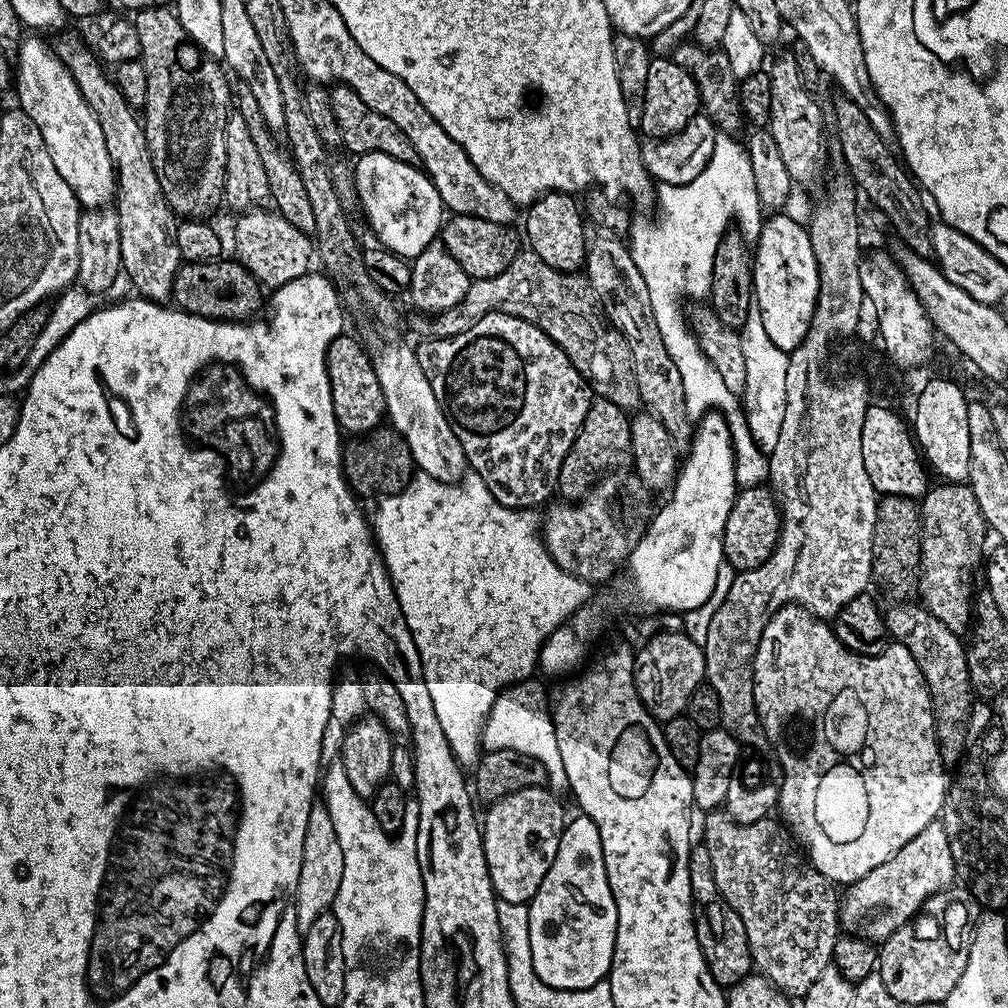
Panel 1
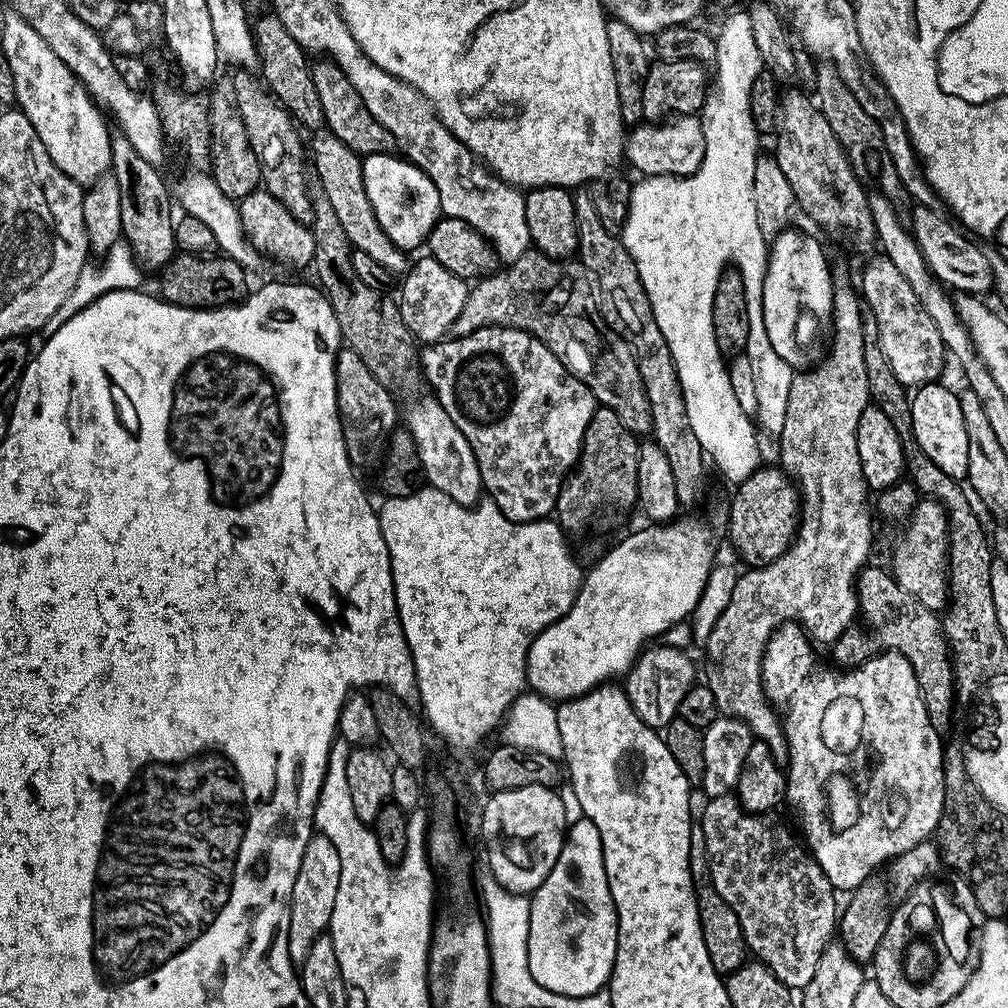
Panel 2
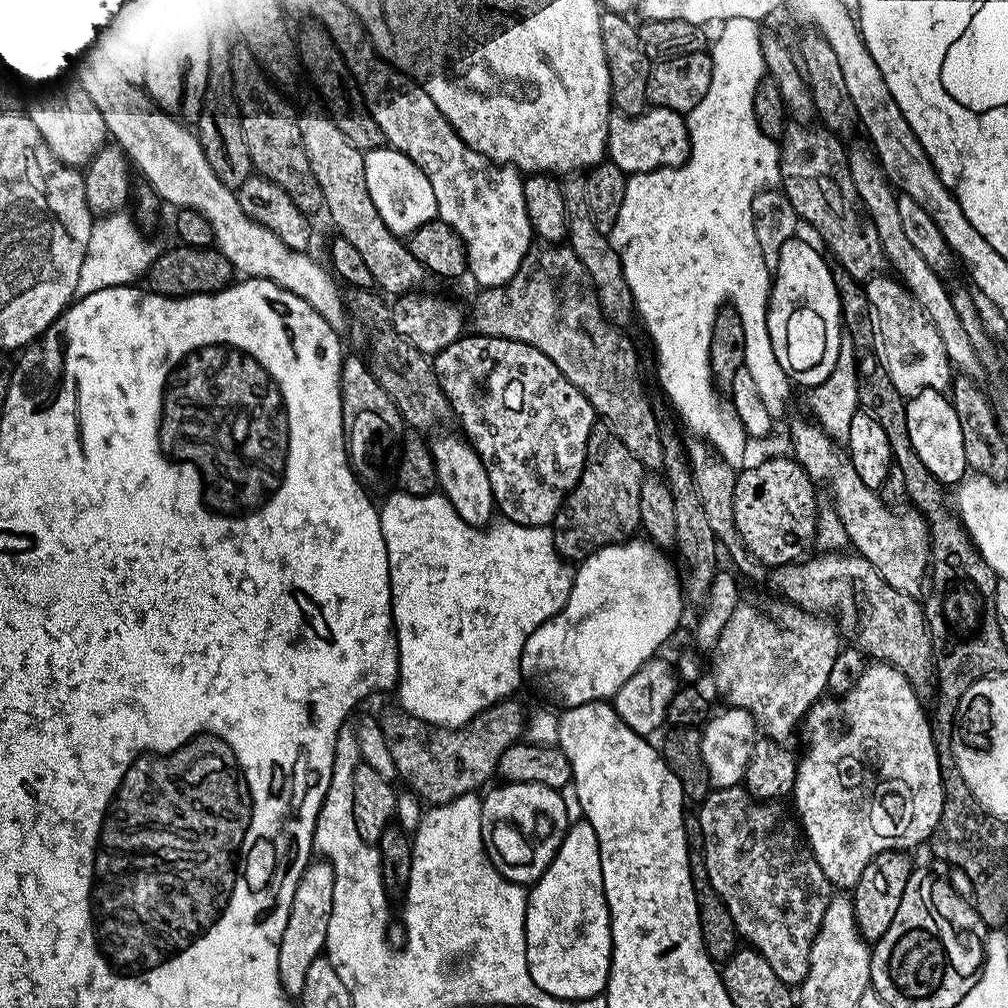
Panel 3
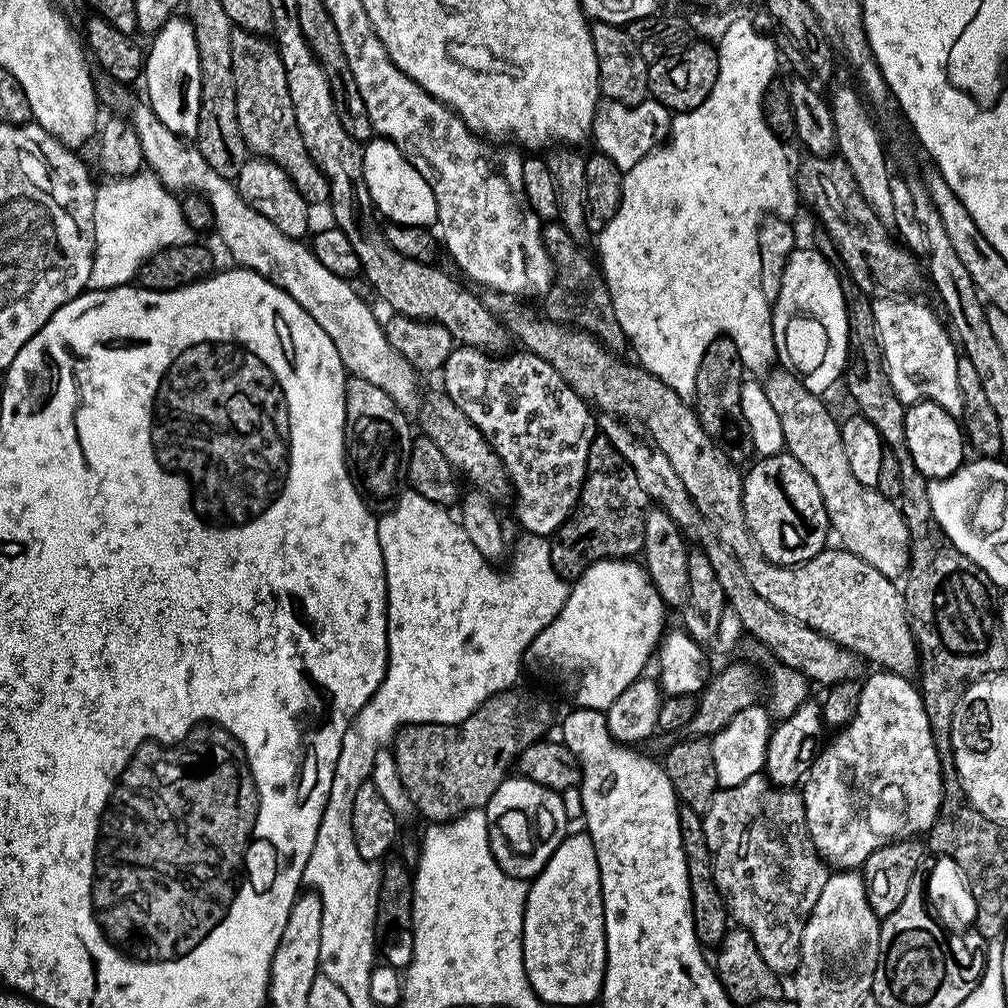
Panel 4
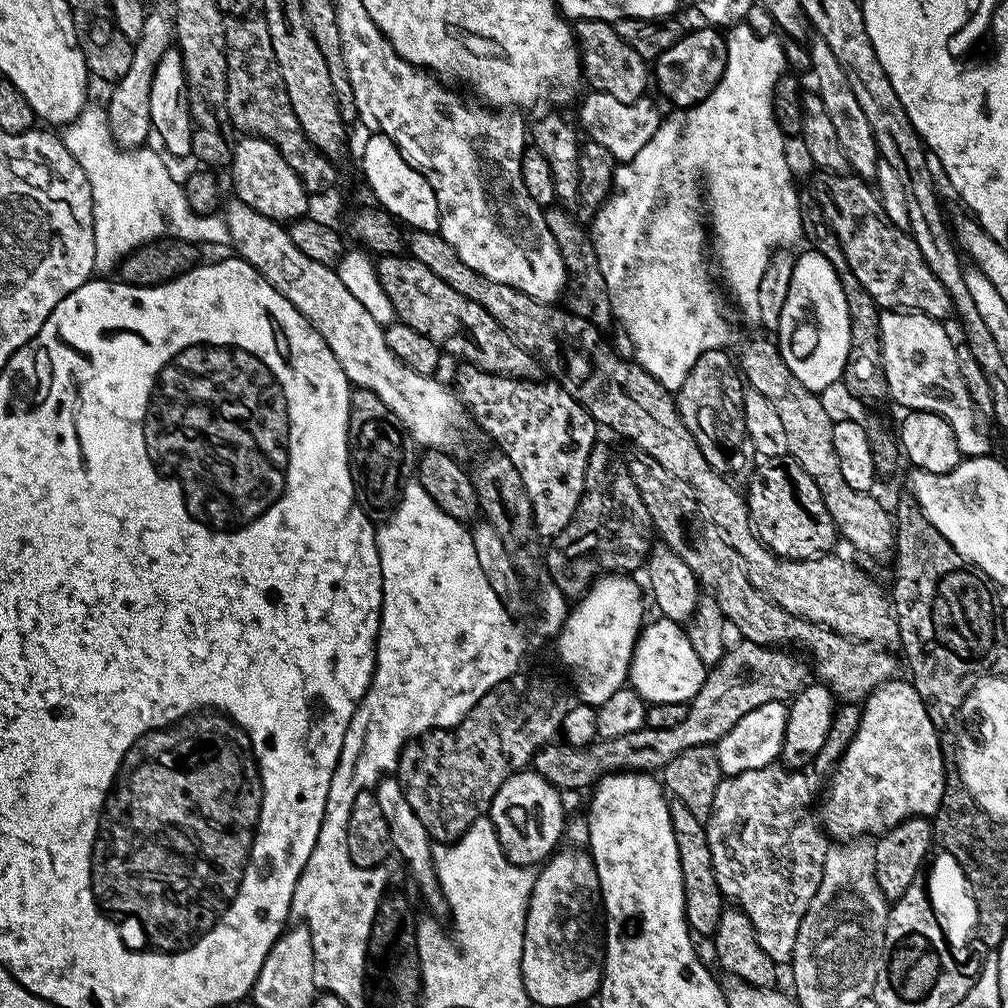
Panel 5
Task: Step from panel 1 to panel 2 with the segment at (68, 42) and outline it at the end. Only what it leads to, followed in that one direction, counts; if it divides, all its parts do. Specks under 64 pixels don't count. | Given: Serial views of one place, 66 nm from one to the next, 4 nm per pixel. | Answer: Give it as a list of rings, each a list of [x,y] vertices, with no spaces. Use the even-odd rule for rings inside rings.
[[[123,134],[112,136],[111,175],[116,177],[118,190],[122,194],[122,222],[120,231],[123,239],[132,247],[136,260],[145,269],[159,270],[172,261],[178,249],[174,238],[173,201],[170,199],[170,188],[164,185],[160,170],[146,162]]]

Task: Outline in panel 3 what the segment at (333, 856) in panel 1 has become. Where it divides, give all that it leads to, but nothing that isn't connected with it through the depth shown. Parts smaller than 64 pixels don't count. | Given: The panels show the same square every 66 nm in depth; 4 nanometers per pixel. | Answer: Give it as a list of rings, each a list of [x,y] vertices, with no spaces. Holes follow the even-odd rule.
[[[316,858],[305,868],[298,886],[294,890],[294,902],[290,906],[290,914],[286,922],[286,930],[282,930],[282,942],[278,946],[278,978],[282,982],[289,997],[299,997],[302,986],[306,983],[306,974],[314,958],[324,952],[326,930],[330,927],[330,914],[334,906],[334,870],[323,858]]]

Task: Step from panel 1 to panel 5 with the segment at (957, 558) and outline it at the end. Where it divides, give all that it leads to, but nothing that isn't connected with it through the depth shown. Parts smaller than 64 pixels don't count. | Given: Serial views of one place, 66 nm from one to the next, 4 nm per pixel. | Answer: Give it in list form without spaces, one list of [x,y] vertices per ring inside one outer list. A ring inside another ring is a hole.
[[[752,340],[740,352],[738,367],[748,388],[758,390],[774,406],[782,427],[786,430],[786,446],[788,455],[799,462],[802,470],[814,478],[822,498],[826,502],[826,510],[836,523],[837,533],[844,536],[860,552],[868,556],[884,556],[894,548],[894,520],[886,510],[878,506],[869,493],[859,492],[850,487],[850,482],[842,478],[842,466],[838,466],[838,454],[834,450],[834,434],[832,425],[834,416],[824,409],[824,404],[817,393],[806,390],[794,374],[790,374],[790,366],[782,358],[779,347],[768,340]]]

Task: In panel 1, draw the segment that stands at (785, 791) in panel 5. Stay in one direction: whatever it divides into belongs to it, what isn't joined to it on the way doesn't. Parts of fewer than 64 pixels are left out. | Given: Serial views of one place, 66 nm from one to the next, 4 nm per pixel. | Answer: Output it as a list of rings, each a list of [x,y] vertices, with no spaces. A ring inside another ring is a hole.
[[[723,810],[709,812],[703,819],[702,842],[710,850],[714,882],[746,926],[753,965],[785,996],[803,998],[818,982],[818,974],[832,964],[838,935],[837,889],[808,863],[779,819],[739,824]]]

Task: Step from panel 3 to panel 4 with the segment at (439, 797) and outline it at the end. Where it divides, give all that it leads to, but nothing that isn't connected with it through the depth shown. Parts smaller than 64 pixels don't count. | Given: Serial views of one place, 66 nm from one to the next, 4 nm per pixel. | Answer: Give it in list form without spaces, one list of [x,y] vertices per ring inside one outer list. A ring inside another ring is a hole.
[[[513,686],[505,692],[494,694],[460,724],[404,725],[395,733],[390,751],[396,760],[402,786],[406,786],[406,794],[410,794],[412,799],[413,809],[419,815],[421,812],[428,822],[447,822],[475,808],[483,808],[494,790],[498,790],[498,786],[509,775],[518,754],[522,754],[522,750],[536,740],[545,739],[549,735],[548,727],[551,724],[551,706],[542,697],[535,696],[532,692],[523,692],[520,686]]]

